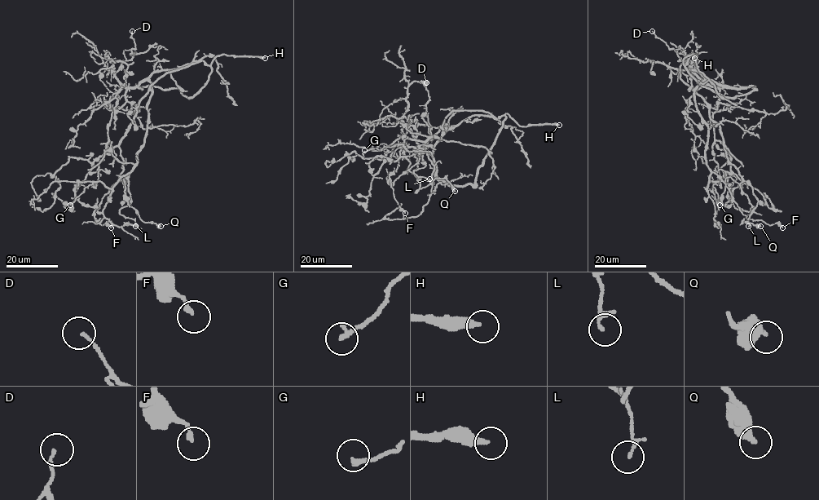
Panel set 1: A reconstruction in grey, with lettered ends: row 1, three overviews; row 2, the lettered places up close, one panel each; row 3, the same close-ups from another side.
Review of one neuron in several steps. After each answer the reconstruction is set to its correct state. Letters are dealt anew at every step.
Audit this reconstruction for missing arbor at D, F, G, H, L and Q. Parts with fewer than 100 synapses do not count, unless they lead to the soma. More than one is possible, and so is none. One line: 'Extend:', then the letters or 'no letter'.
Extend: H

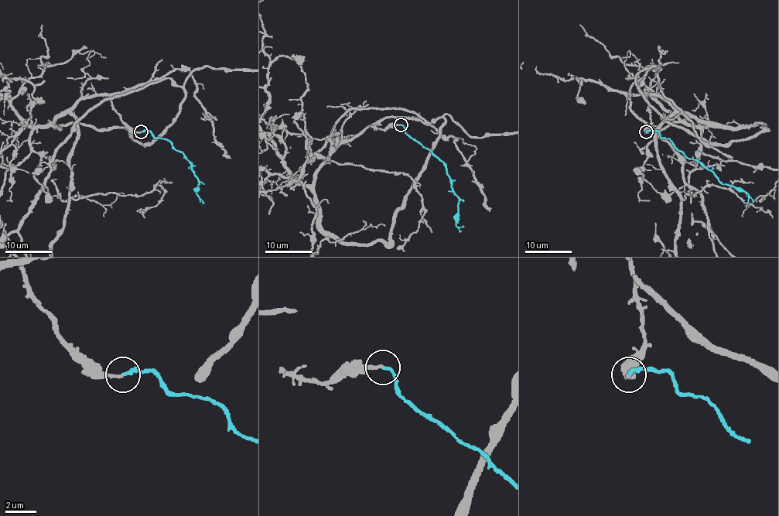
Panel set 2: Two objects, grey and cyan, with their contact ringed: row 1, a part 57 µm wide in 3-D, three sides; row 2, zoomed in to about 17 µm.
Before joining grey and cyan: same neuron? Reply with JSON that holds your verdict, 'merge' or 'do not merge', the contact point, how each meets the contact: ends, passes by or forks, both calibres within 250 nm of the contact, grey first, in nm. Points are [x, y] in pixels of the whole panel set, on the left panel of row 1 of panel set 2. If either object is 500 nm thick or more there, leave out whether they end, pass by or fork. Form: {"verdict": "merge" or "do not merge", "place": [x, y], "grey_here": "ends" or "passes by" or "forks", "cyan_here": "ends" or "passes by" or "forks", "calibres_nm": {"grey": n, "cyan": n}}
{"verdict": "merge", "place": [141, 131], "grey_here": "ends", "cyan_here": "ends", "calibres_nm": {"grey": 180, "cyan": 190}}

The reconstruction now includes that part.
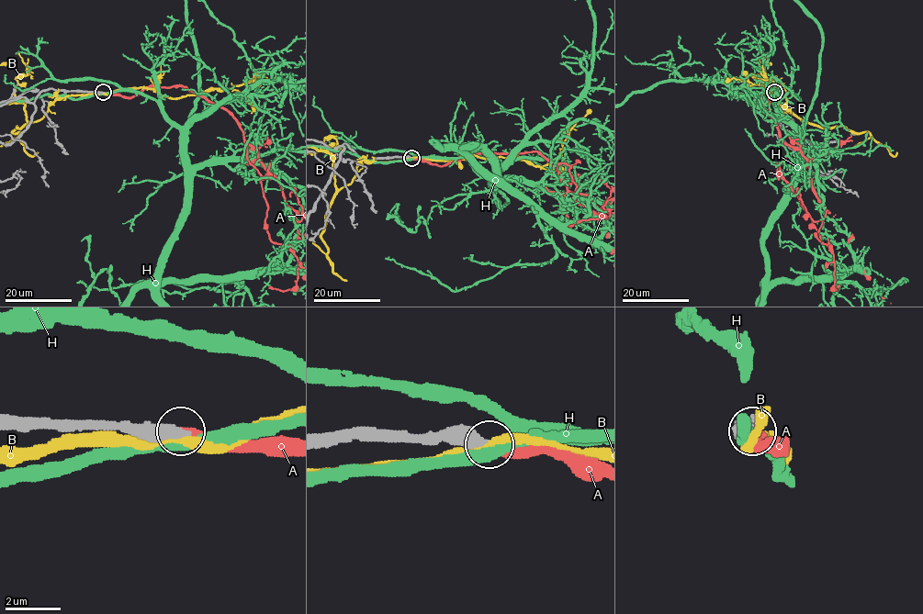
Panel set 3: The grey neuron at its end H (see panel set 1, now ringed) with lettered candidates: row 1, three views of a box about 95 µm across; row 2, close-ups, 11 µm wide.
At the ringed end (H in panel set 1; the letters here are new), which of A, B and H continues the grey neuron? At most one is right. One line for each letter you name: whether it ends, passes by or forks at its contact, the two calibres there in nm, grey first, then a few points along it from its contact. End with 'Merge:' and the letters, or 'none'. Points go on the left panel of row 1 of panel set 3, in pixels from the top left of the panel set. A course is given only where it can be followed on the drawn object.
A: it ends | 500/280 nm
Merge: A

